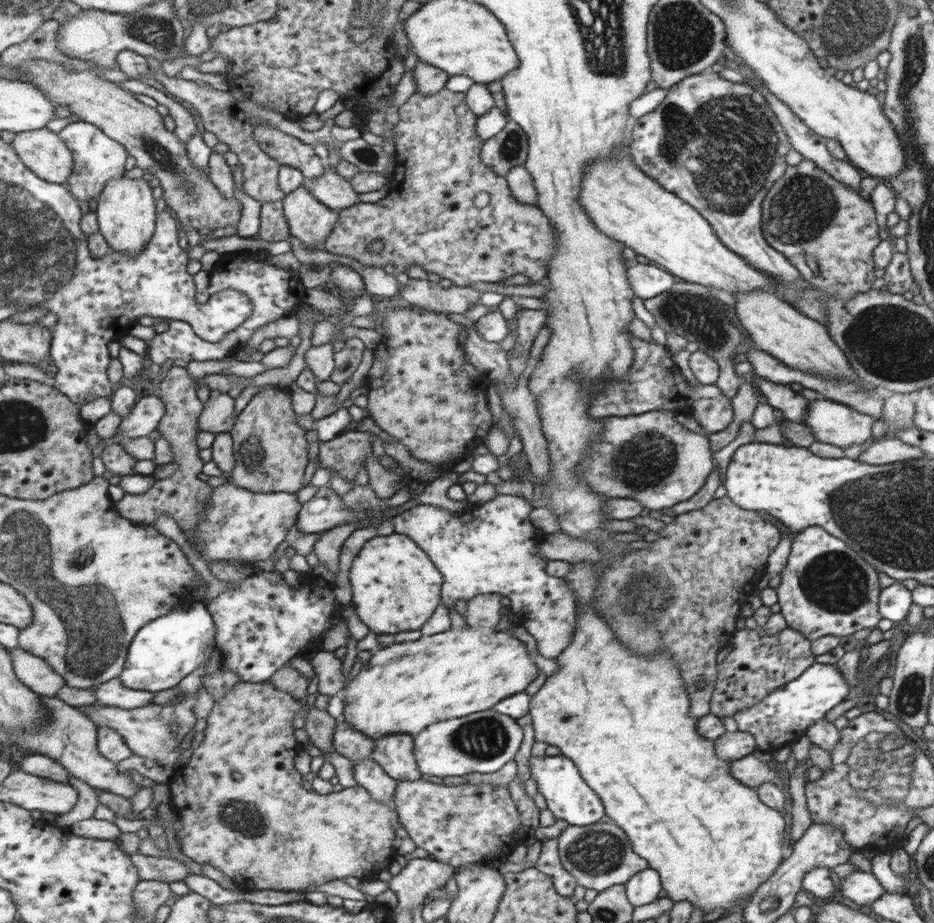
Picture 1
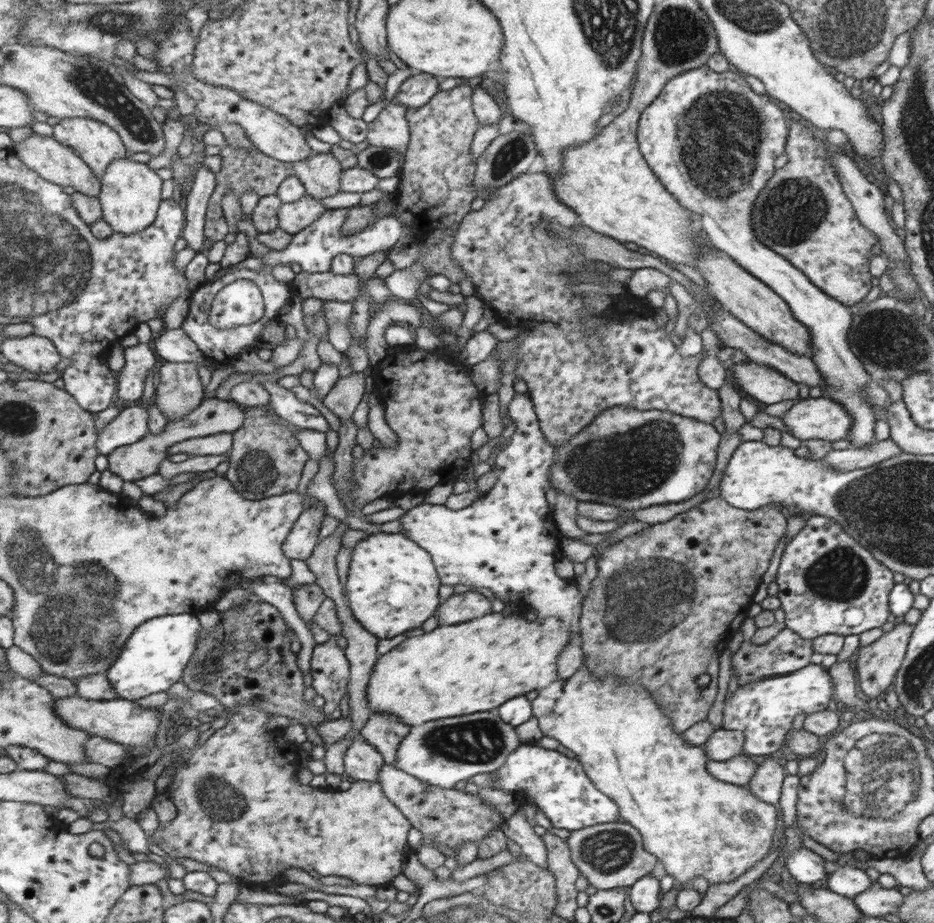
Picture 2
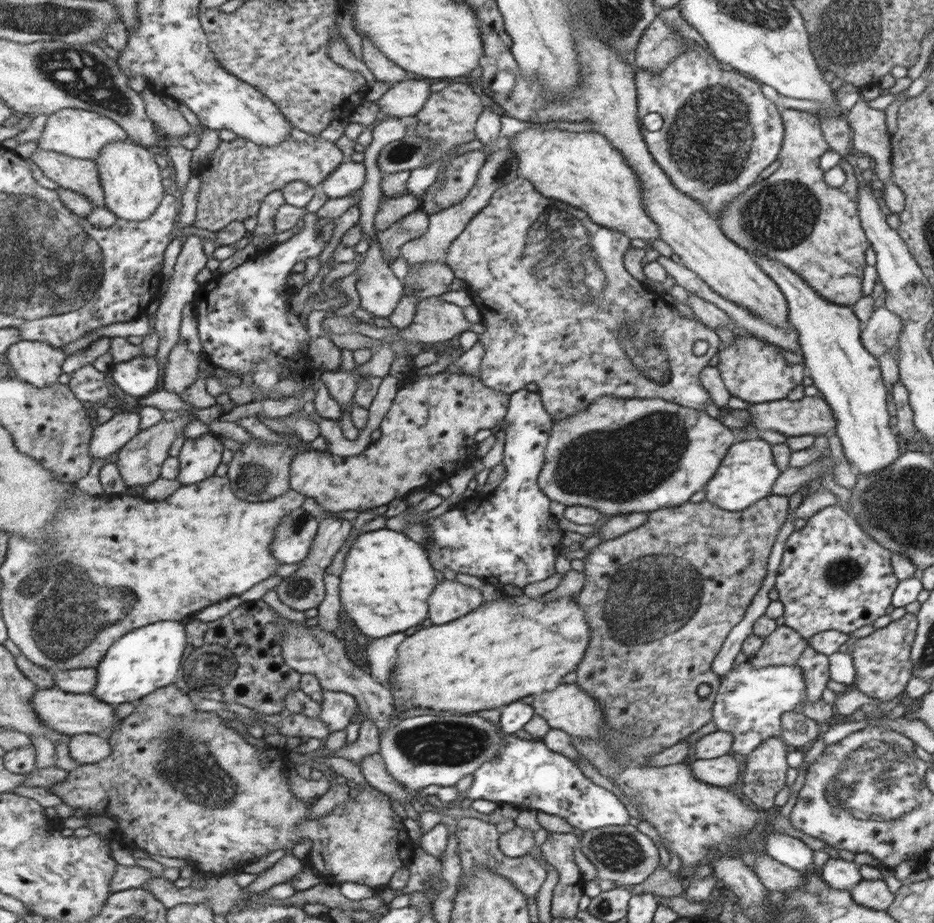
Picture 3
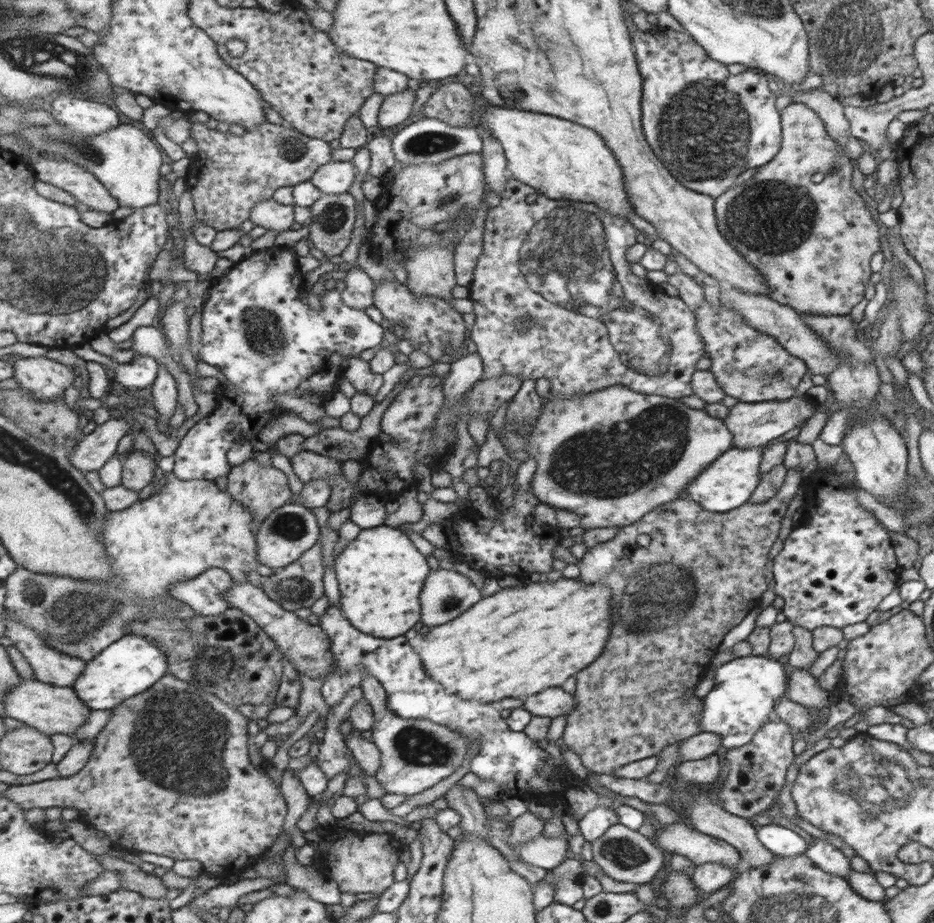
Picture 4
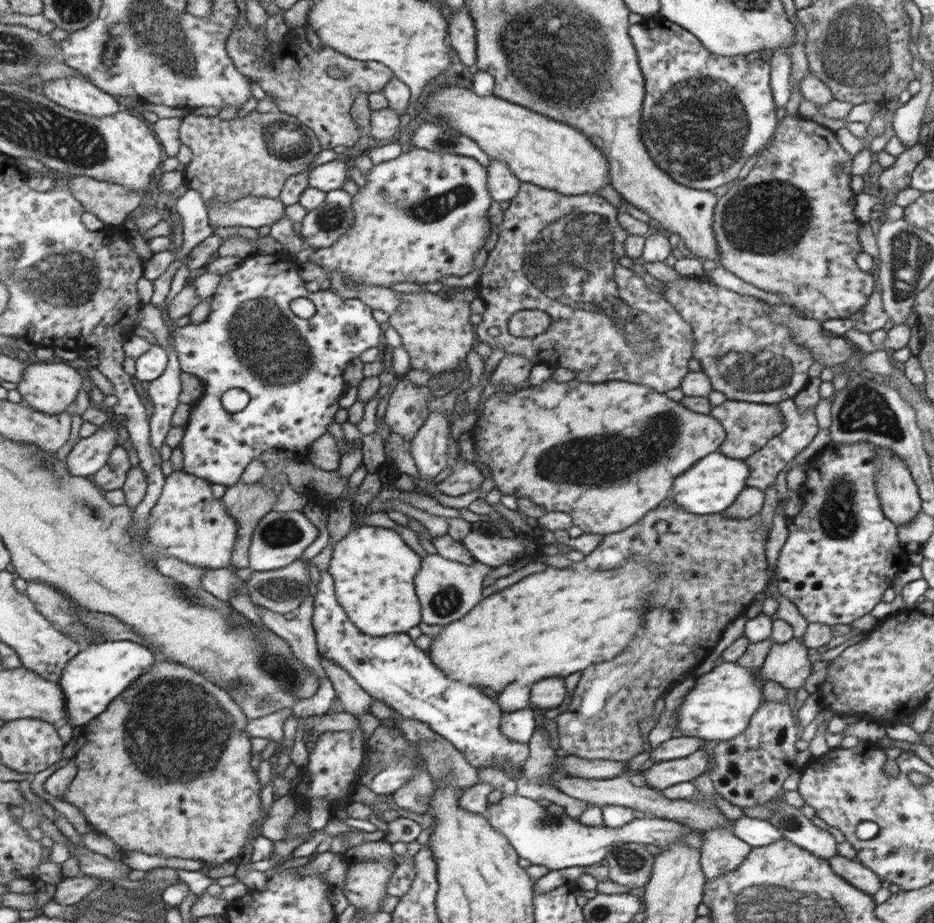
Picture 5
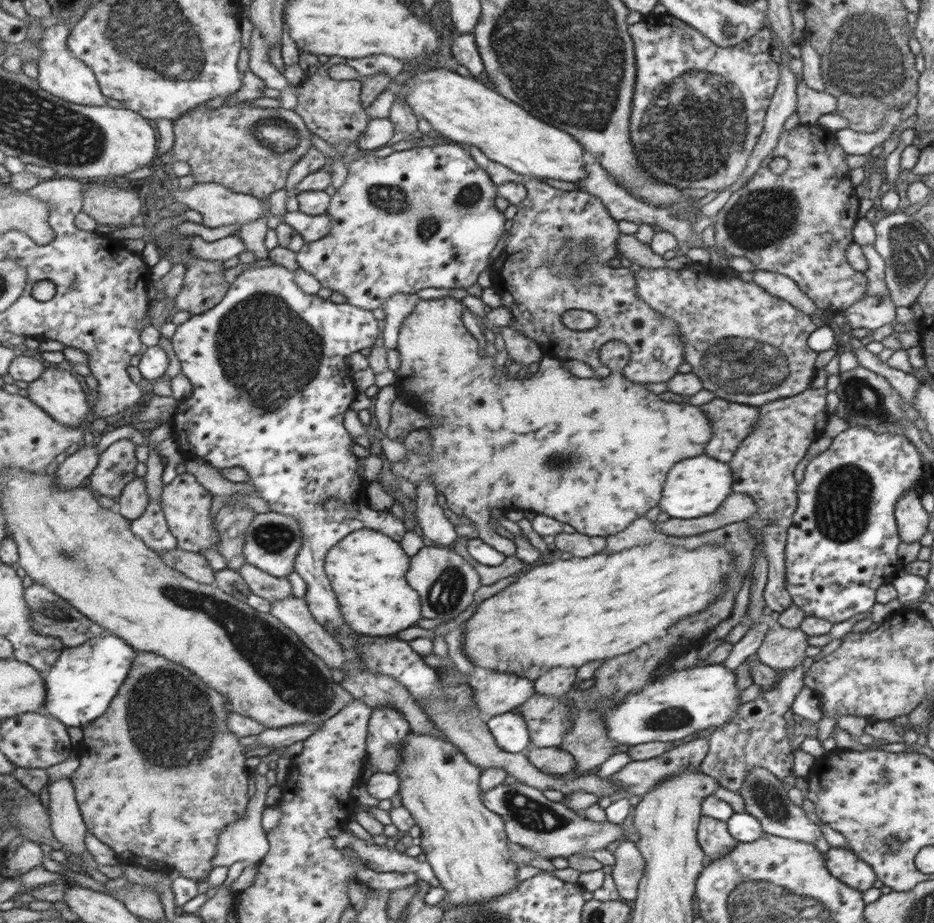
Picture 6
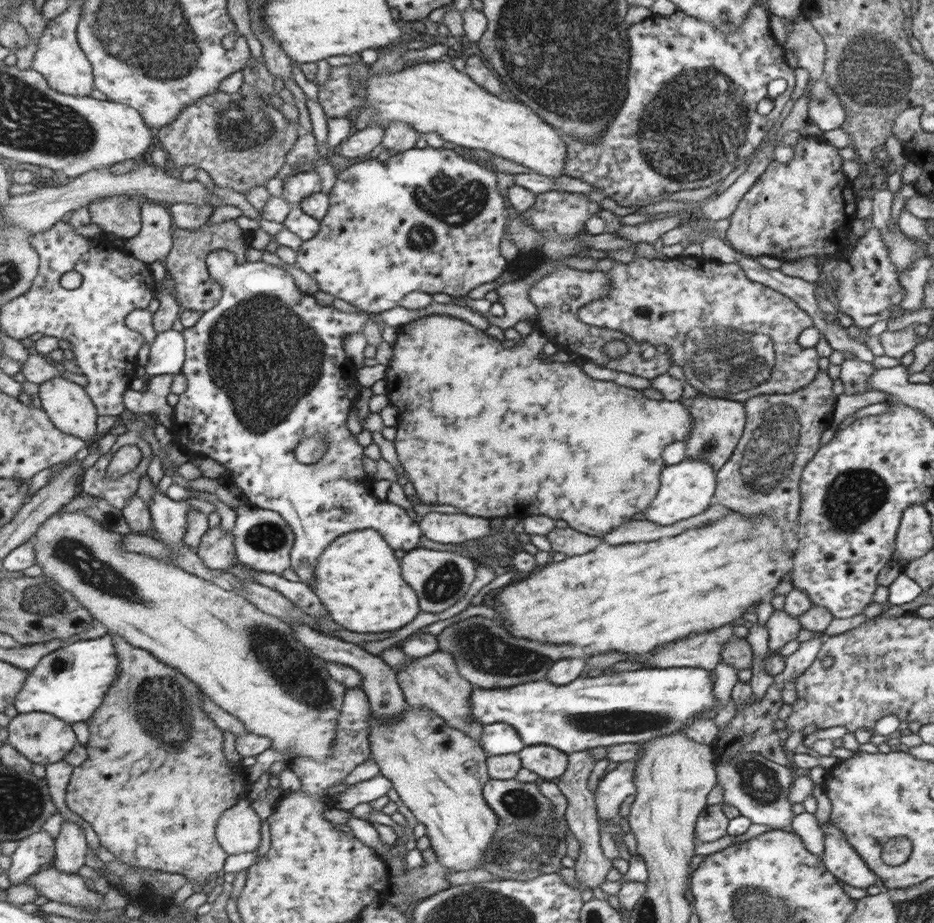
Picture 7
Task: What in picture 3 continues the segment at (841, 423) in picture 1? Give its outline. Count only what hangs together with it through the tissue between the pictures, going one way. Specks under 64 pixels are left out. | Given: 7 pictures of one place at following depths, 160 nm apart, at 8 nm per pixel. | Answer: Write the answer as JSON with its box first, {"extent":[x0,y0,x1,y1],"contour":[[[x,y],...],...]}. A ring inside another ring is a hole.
{"extent":[739,396,836,437],"contour":[[[804,396],[796,401],[773,400],[772,402],[761,402],[750,404],[746,410],[751,414],[751,421],[746,427],[739,429],[739,432],[755,434],[757,431],[774,430],[784,437],[819,436],[833,434],[836,428],[836,420],[832,409],[829,408],[821,396]]]}

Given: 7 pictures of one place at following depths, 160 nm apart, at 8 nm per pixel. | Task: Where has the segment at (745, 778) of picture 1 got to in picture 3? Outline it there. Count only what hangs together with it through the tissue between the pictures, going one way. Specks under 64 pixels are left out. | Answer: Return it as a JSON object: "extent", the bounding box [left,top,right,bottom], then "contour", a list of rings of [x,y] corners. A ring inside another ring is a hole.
{"extent":[689,755,739,786],"contour":[[[731,755],[696,759],[689,765],[693,776],[708,785],[729,786],[735,784],[739,776],[739,762]]]}

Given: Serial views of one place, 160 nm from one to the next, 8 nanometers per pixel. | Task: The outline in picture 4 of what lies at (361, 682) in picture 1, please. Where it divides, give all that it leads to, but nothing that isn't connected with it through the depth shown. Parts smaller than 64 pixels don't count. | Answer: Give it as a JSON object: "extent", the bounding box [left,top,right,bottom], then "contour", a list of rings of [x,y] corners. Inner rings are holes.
{"extent":[408,578,609,704],"contour":[[[567,578],[545,584],[521,580],[519,586],[501,589],[487,596],[480,601],[481,604],[477,604],[477,608],[469,608],[465,616],[457,616],[457,620],[449,620],[443,626],[431,627],[425,634],[417,632],[408,643],[413,644],[413,653],[421,656],[424,671],[429,672],[429,676],[437,680],[445,692],[481,704],[501,698],[523,698],[547,687],[560,687],[567,676],[583,671],[600,656],[609,636],[609,596],[609,590],[599,584],[587,586]]]}

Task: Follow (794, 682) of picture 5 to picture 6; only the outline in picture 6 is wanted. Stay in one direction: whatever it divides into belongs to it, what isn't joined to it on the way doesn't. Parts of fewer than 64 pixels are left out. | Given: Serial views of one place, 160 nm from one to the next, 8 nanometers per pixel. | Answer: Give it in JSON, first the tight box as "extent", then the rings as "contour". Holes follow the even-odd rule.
{"extent":[755,624,808,673],"contour":[[[773,624],[767,627],[767,633],[757,648],[755,656],[759,663],[782,673],[797,665],[801,665],[805,659],[808,637],[797,629],[787,629],[781,625]]]}

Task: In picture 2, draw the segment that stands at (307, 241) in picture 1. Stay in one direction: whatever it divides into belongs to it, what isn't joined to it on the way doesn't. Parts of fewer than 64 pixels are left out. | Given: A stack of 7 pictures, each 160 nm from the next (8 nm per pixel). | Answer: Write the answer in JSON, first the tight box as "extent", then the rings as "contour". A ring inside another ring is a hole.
{"extent":[280,195,328,235],"contour":[[[305,195],[295,202],[281,205],[280,228],[291,235],[295,235],[311,226],[326,212],[328,212],[328,209],[321,204],[319,199]]]}

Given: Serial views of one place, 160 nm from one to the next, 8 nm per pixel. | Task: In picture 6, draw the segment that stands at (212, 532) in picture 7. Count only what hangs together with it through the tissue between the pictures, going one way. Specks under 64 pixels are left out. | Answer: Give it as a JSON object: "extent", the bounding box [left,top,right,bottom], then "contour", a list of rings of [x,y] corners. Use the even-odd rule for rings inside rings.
{"extent":[216,503,256,571],"contour":[[[226,503],[216,514],[216,527],[222,540],[216,550],[225,558],[226,568],[237,571],[248,562],[244,553],[246,532],[256,515],[253,509],[241,503],[236,505]]]}

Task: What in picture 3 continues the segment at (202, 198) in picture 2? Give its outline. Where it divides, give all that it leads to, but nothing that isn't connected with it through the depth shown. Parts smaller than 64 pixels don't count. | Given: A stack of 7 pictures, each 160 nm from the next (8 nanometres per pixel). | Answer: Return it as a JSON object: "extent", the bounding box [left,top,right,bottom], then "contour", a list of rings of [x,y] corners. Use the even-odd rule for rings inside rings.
{"extent":[153,235,212,372],"contour":[[[189,235],[184,242],[182,251],[178,256],[178,261],[174,267],[174,274],[167,287],[167,292],[163,295],[163,299],[156,311],[156,317],[153,319],[153,330],[160,334],[160,347],[158,361],[165,372],[167,361],[172,350],[178,345],[180,340],[180,330],[182,325],[182,314],[185,306],[191,303],[195,298],[197,291],[201,284],[196,281],[197,275],[205,268],[205,264],[209,262],[212,257],[207,257],[203,246],[203,236],[199,238],[196,235]]]}

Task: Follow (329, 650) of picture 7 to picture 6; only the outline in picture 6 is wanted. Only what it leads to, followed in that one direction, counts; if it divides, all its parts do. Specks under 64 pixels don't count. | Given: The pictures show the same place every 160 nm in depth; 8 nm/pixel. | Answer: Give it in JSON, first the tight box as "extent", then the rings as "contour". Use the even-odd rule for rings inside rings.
{"extent":[368,706,409,774],"contour":[[[392,706],[373,709],[368,727],[368,768],[371,772],[394,774],[400,762],[402,740],[409,732],[408,723]]]}

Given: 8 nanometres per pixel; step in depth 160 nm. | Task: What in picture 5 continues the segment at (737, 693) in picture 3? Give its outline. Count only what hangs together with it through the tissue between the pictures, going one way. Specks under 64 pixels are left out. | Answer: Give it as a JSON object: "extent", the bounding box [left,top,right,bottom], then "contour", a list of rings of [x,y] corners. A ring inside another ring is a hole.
{"extent":[673,662,761,741],"contour":[[[722,662],[714,666],[707,674],[695,676],[692,678],[691,688],[681,701],[677,711],[679,717],[673,730],[678,730],[683,738],[699,738],[705,741],[718,740],[725,741],[735,739],[738,735],[745,732],[749,720],[755,715],[758,708],[761,707],[761,680],[759,680],[759,670],[751,668],[741,668],[736,662]]]}

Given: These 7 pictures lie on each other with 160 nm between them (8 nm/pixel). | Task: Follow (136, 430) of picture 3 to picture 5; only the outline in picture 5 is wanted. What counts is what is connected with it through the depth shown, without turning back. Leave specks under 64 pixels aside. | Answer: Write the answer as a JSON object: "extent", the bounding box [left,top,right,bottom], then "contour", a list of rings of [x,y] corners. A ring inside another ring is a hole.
{"extent":[67,424,119,475],"contour":[[[104,424],[92,435],[80,439],[67,456],[68,467],[73,475],[96,475],[109,460],[117,447],[119,432],[112,425]]]}

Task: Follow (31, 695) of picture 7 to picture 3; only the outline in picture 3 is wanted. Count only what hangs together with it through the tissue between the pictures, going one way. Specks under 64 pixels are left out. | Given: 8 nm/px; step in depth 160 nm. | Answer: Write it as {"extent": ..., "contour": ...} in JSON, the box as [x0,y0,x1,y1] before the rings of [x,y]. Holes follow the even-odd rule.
{"extent":[92,620,188,706],"contour":[[[163,620],[143,628],[137,628],[120,638],[105,660],[101,662],[96,690],[92,692],[97,698],[118,706],[123,703],[139,701],[156,690],[173,684],[181,675],[182,664],[188,653],[188,636],[184,620]]]}

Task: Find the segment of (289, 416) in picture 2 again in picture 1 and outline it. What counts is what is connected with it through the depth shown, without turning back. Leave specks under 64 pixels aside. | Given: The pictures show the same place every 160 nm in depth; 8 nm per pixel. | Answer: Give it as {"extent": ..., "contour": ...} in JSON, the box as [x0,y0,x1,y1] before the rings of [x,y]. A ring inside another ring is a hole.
{"extent":[298,408,352,441],"contour":[[[340,408],[327,418],[317,420],[312,414],[298,414],[298,423],[307,430],[316,430],[319,441],[330,441],[339,437],[351,424],[352,416],[348,408]]]}

